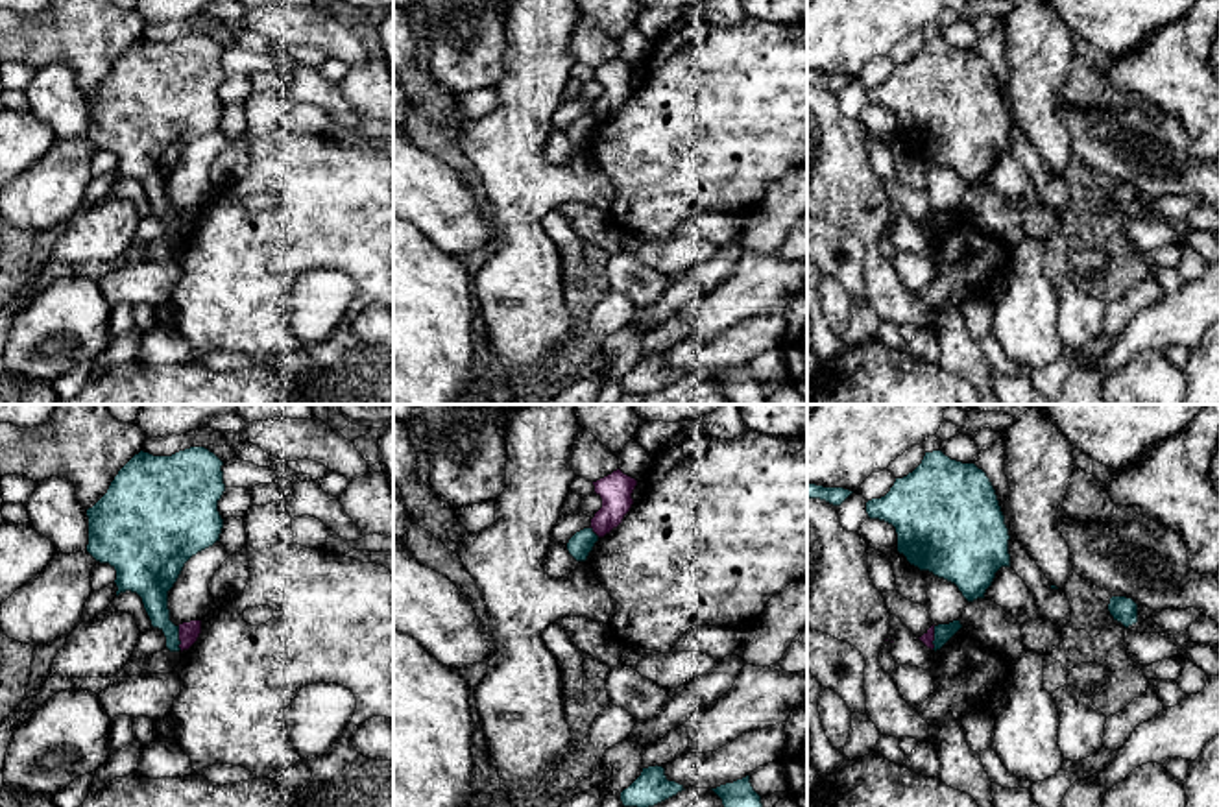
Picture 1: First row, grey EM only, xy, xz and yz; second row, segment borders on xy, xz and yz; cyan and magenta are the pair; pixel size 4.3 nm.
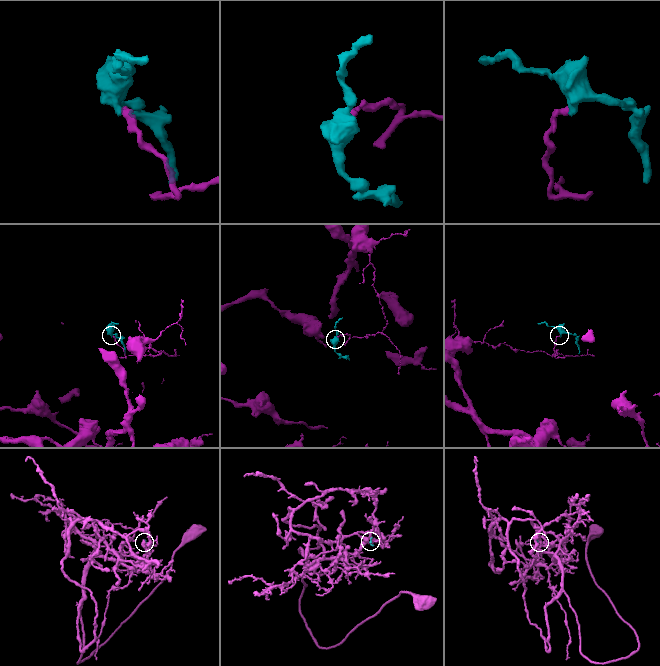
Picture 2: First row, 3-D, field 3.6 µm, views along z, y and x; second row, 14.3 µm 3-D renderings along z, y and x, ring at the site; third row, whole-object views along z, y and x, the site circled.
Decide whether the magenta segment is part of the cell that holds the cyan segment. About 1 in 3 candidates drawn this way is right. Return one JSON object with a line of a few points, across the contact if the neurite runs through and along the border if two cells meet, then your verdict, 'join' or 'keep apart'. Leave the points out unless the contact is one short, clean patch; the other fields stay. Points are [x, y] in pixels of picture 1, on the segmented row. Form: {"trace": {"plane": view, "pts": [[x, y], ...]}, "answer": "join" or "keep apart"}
{"trace": {"plane": "xy", "pts": [[178, 626], [181, 649]]}, "answer": "keep apart"}

